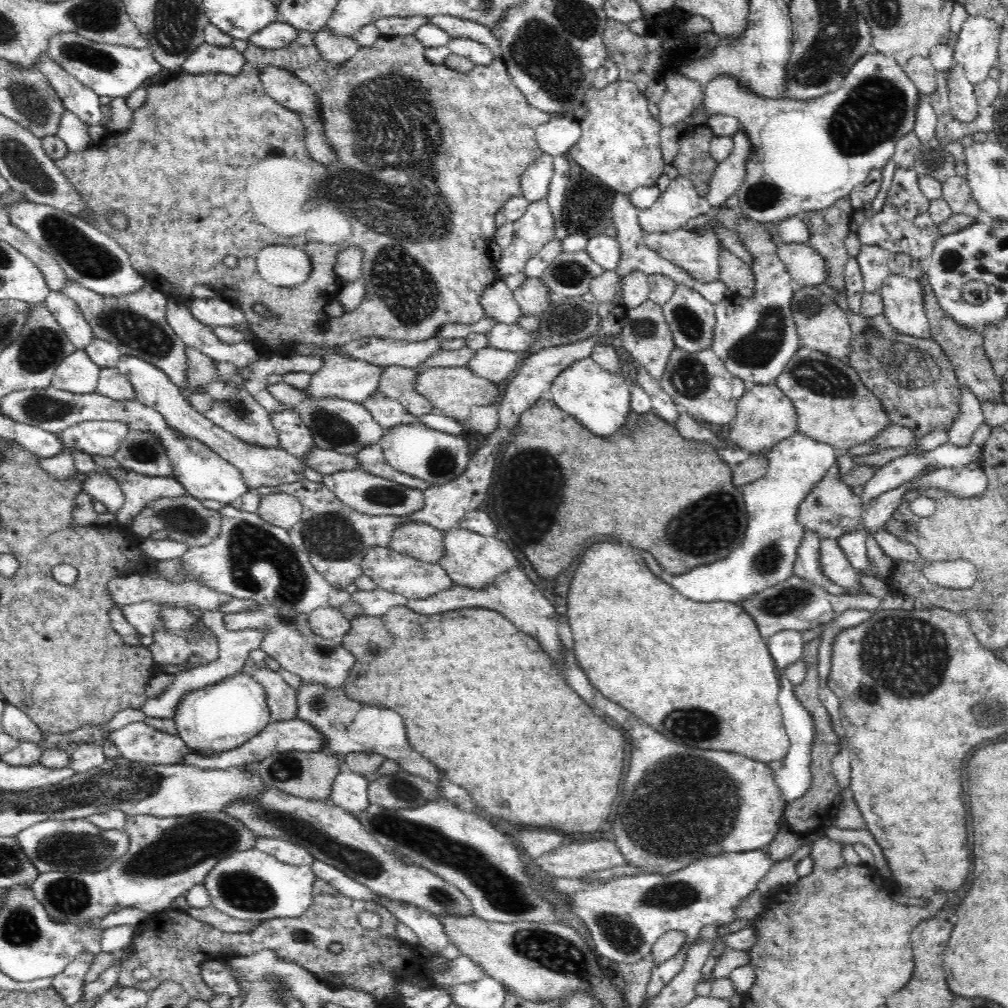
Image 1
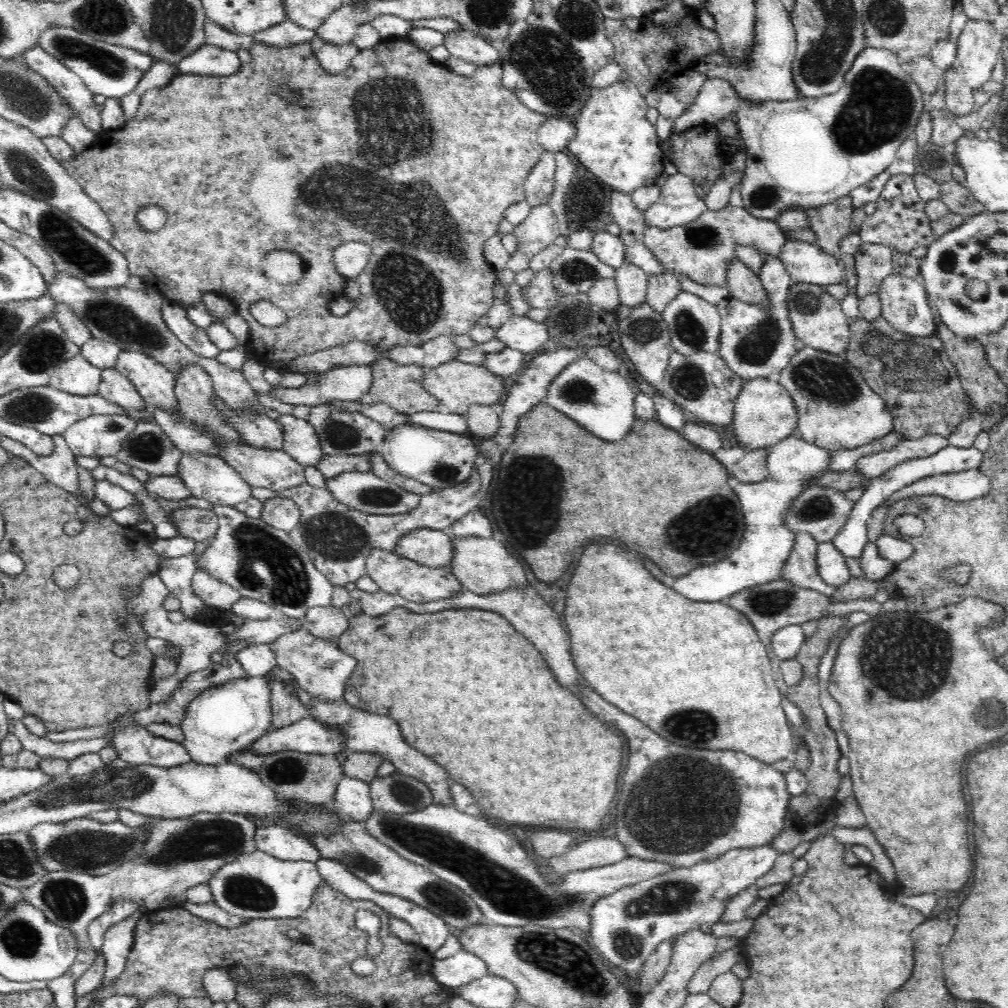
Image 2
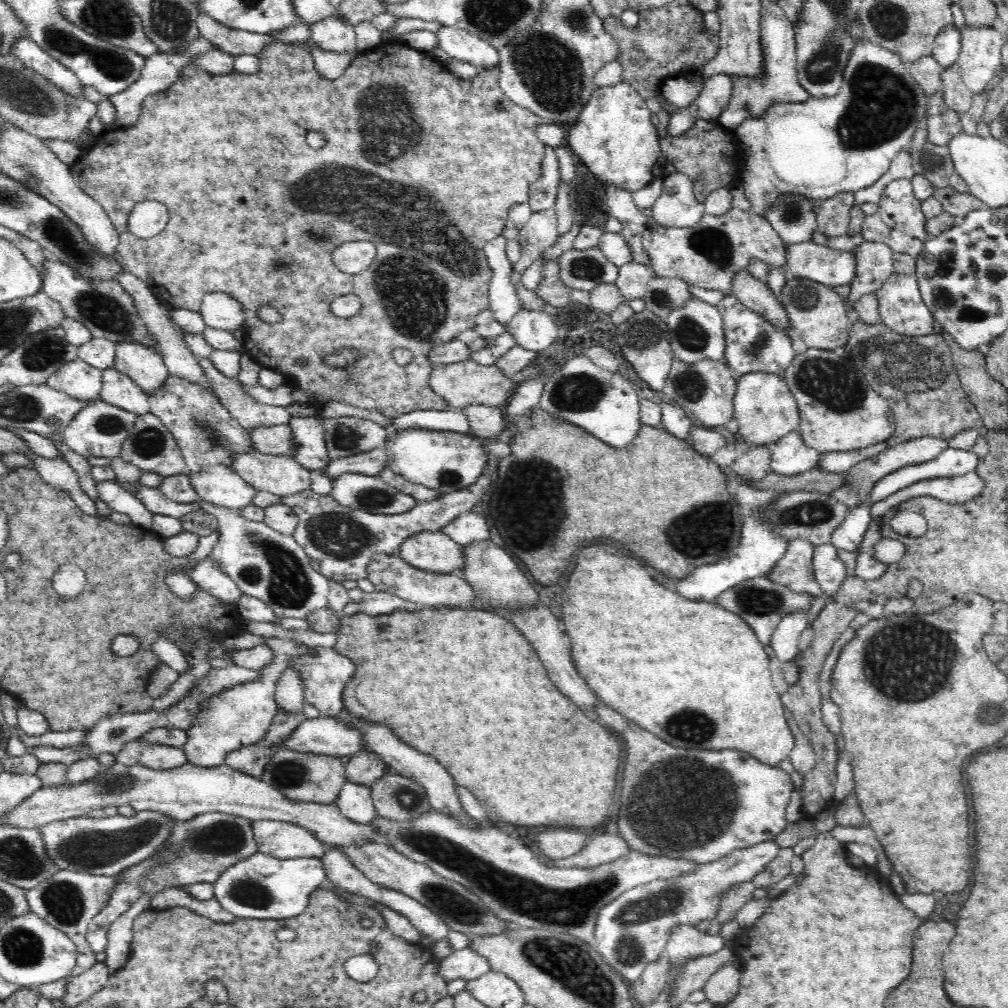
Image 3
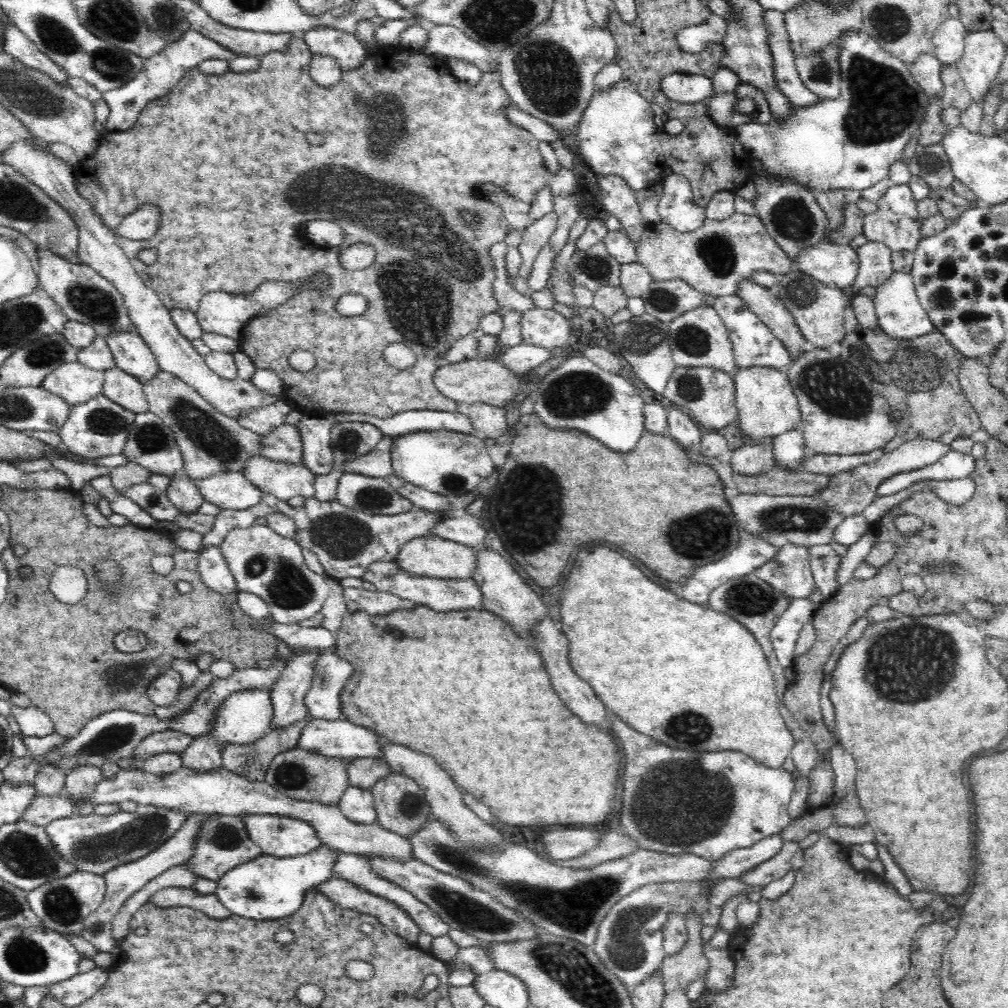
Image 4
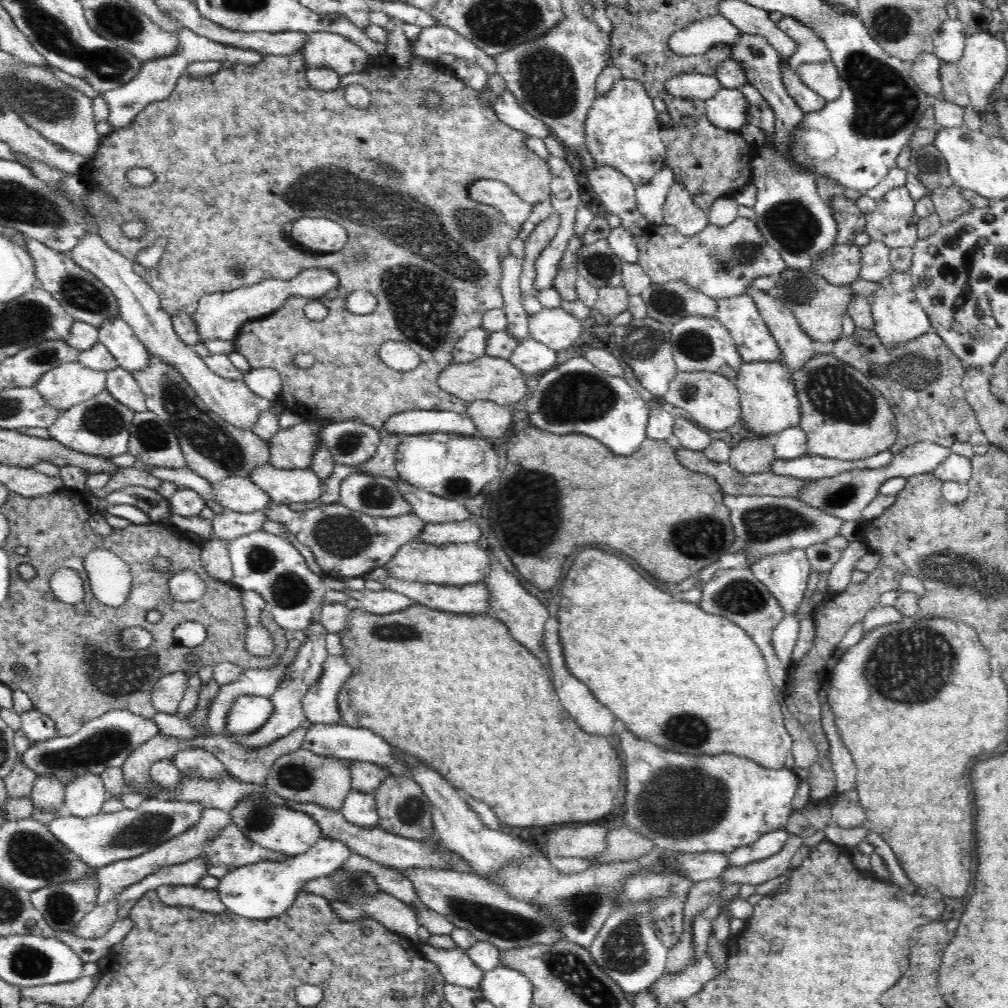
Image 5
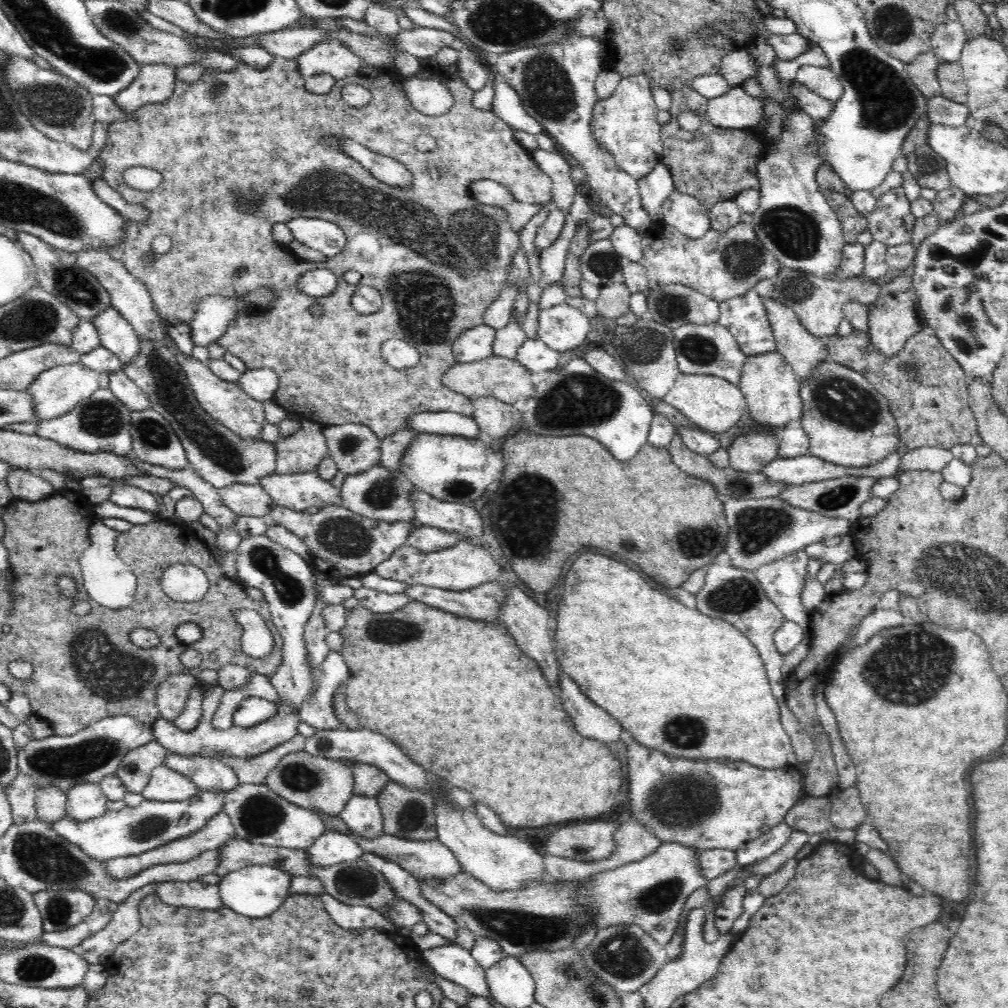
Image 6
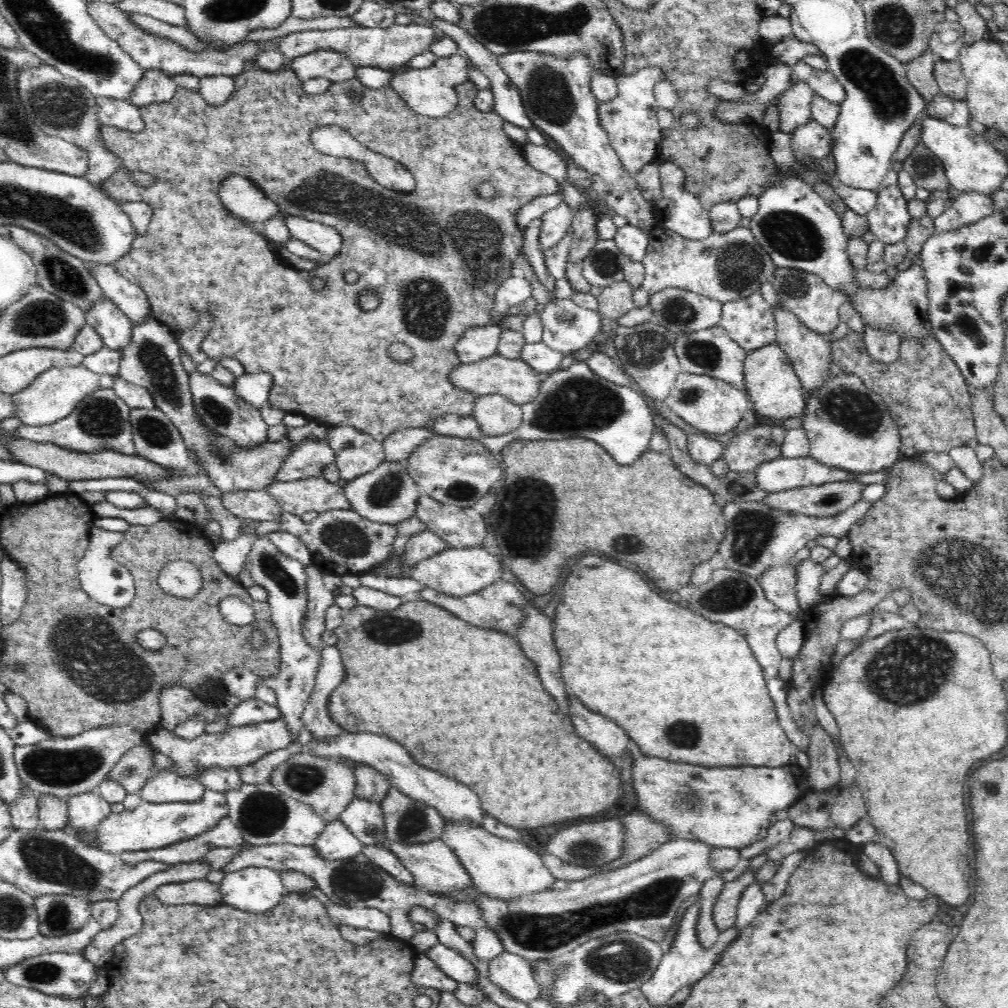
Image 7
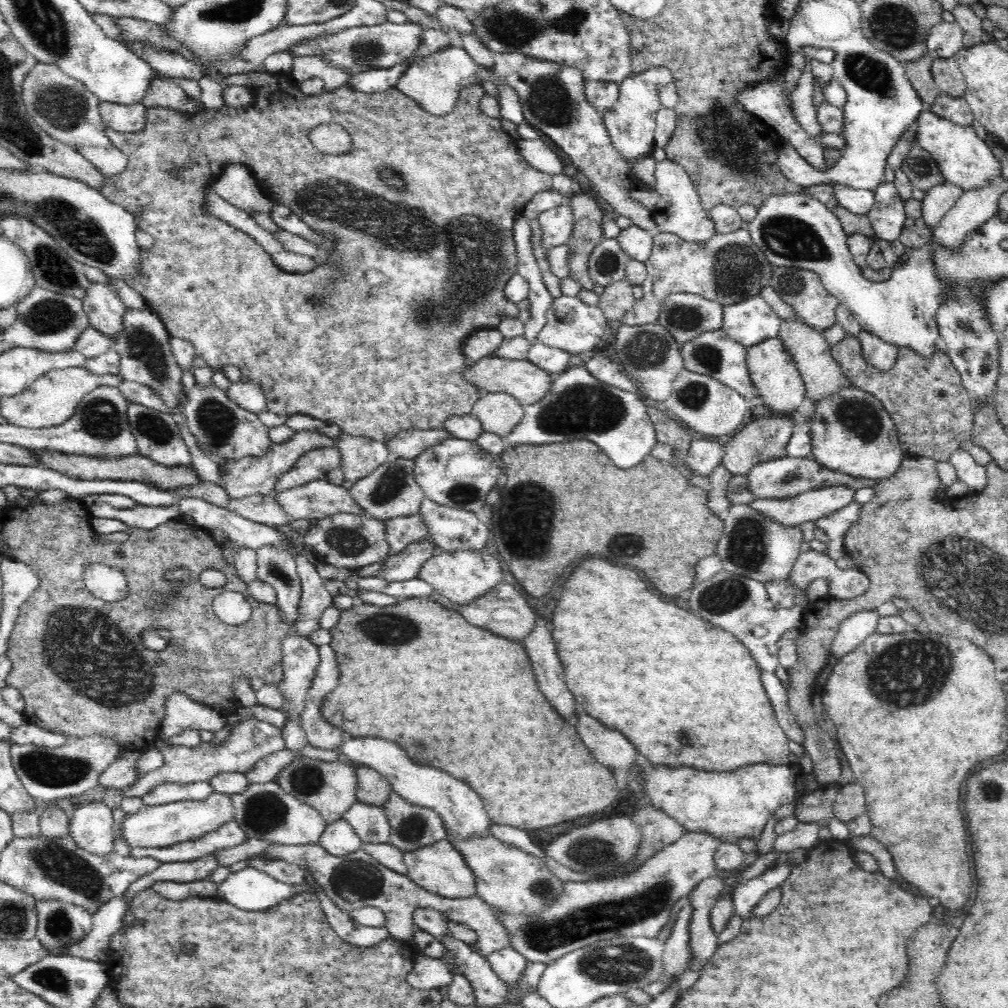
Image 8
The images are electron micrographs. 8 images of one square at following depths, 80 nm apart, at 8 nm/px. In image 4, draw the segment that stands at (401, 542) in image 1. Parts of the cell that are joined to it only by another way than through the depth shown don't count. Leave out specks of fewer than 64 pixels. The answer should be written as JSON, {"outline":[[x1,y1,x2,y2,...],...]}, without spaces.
{"outline":[[420,536,406,542,396,558,400,570,410,576,427,576,428,578,472,578,478,566,478,548,462,545,437,536]]}

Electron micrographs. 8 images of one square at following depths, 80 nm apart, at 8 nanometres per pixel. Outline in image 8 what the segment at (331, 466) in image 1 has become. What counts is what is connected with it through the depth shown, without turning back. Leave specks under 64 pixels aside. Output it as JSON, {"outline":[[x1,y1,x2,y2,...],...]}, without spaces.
{"outline":[[446,429,406,430,396,434,386,445,390,449,392,459,398,457,416,459,434,444,450,440,450,438,453,436]]}

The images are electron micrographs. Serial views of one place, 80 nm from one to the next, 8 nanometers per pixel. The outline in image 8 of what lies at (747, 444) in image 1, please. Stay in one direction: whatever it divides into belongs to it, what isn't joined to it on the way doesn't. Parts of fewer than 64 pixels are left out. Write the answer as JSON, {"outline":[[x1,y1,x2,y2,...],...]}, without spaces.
{"outline":[[779,336,766,338,764,342,758,342,747,348,748,373,750,379,758,391,758,402,770,408,773,414,789,415,794,410,800,410,807,405,805,399,805,384,802,375,788,353,784,342]]}

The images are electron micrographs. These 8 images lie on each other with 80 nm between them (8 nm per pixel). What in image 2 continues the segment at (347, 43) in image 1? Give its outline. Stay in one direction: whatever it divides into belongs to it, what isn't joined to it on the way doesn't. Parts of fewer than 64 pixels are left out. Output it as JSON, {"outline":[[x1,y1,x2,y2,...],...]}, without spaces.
{"outline":[[317,34,309,43,318,61,320,61,320,67,330,74,344,72,345,69,350,67,352,60,360,52,360,49,352,42,344,44,344,46,326,44]]}

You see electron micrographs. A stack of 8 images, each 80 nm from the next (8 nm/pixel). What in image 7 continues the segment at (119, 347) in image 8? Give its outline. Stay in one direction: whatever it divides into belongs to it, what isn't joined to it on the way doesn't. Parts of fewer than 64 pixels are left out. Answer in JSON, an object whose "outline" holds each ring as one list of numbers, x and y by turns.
{"outline":[[148,315,133,324,132,344,121,350,121,361,118,376,126,382,144,386,155,399,156,407,166,414,174,426,180,431,190,458,197,458,197,464,202,473,212,479,212,483,224,492,236,490,264,490,274,482,278,470,286,462,288,454,294,450,296,444,306,440,322,440,328,436,330,427,323,423,310,420,304,426,292,428,288,426,286,436,278,442,266,441,256,448,240,448,229,438,217,436,208,430,196,415,194,399,189,387,189,375,184,371,180,356,180,348,176,341,176,334,168,326,160,323,154,315]]}

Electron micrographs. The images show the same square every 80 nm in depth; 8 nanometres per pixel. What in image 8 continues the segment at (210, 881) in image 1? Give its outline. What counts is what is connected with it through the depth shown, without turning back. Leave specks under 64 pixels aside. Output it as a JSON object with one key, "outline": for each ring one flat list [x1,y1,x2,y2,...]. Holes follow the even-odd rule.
{"outline":[[344,819,328,823,319,840,320,845,334,856,344,856,361,848,362,839],[246,867,237,872,231,872,228,879,218,884,218,899,232,903,242,910,261,911,280,904,292,895,284,883,279,883,276,878,266,874,263,870]]}

